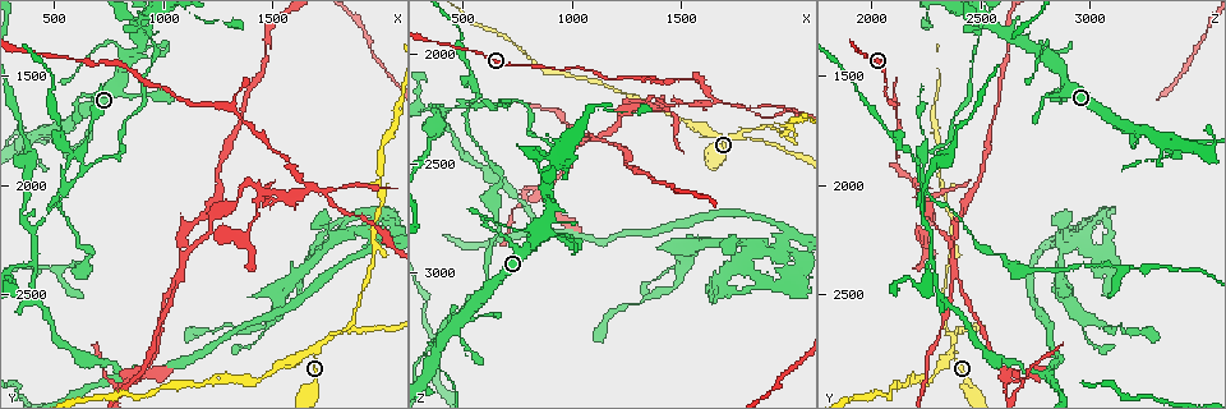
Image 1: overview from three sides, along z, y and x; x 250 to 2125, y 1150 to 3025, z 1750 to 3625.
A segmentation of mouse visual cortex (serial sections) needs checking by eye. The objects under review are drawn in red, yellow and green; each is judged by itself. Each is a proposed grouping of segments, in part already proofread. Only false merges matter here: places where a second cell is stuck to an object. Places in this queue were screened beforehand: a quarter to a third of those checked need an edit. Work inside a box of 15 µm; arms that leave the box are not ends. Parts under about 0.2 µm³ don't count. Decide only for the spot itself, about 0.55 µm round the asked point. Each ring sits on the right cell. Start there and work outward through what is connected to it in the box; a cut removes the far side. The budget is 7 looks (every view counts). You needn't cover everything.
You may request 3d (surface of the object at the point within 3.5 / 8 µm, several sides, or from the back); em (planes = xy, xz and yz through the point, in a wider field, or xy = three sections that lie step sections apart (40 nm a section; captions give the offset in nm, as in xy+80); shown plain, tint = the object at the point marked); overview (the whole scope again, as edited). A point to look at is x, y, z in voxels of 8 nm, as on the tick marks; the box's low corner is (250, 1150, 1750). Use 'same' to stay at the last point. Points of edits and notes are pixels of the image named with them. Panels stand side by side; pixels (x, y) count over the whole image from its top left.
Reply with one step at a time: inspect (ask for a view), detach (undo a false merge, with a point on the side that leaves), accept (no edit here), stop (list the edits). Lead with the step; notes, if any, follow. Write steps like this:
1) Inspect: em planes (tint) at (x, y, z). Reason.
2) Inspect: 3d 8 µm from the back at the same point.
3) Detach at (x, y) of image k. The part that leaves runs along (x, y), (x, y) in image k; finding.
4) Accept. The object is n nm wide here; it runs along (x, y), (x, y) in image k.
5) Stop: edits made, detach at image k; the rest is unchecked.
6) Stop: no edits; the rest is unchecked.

Inspect: 3d 3.5 µm at (910, 1520, 2070). Thin neck.

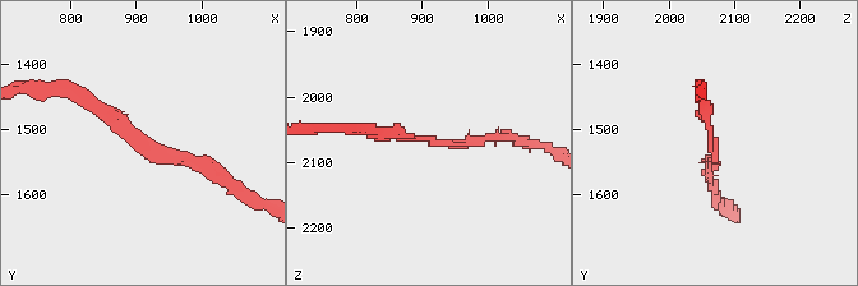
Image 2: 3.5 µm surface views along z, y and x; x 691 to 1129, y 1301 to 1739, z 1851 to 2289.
Inspect: em xy step 3 (tint) at (905, 1505, 2060). Shape alone is not enough.

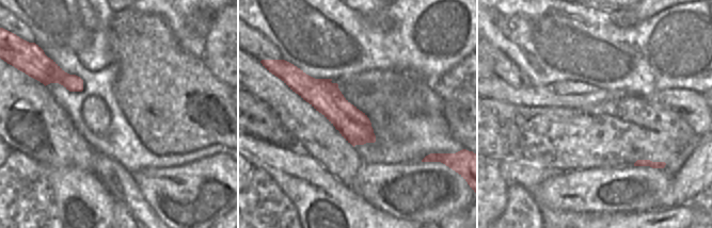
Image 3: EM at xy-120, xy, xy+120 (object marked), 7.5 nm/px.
Accept. The object is 240 nm wide here; it runs along (297, 79), (320, 93), (373, 139) in image 3; one cell here.

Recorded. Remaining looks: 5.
Inspect: 3d 8 µm at (1550, 1860, 2110). Thin neck.

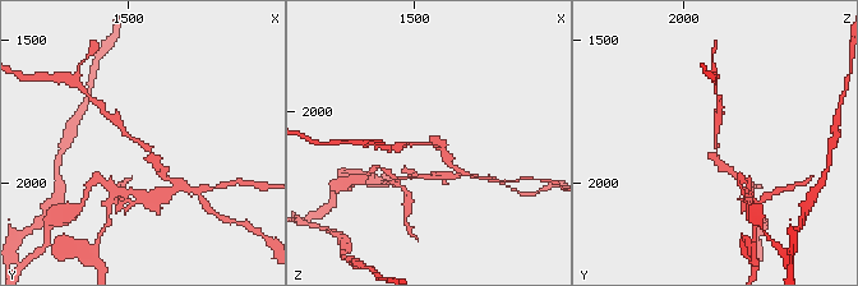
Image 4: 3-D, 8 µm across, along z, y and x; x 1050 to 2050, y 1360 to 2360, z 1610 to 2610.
Inspect: 3d 3.5 µm at (1550, 1860, 2120). Zoom in.

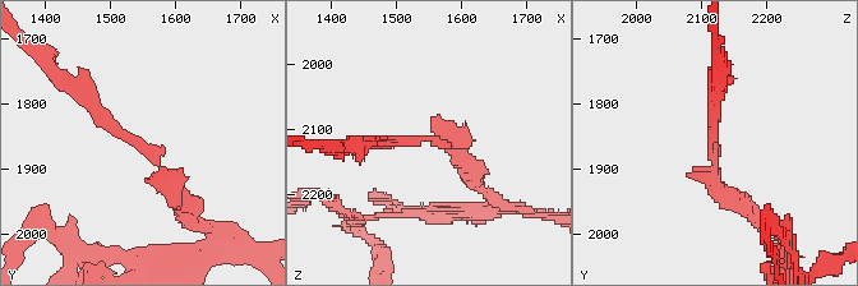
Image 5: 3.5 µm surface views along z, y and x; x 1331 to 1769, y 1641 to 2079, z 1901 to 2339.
Inspect: em xy step 3 (tint) at (1550, 1865, 2115). The arms are 150, 200 nm wide; need the tissue.

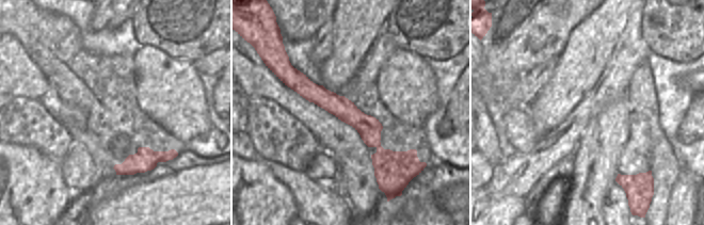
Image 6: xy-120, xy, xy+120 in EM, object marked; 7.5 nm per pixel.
Detach at (751, 217) of image 5. The part that leaves runs along (157, 166), (216, 241) in image 5; a second cell is stuck on.

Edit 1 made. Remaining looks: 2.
Stop: edits made, detach at image 5; the rest is unchecked.

